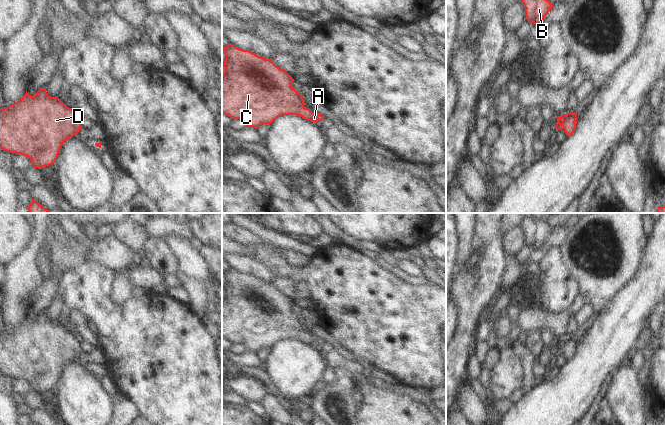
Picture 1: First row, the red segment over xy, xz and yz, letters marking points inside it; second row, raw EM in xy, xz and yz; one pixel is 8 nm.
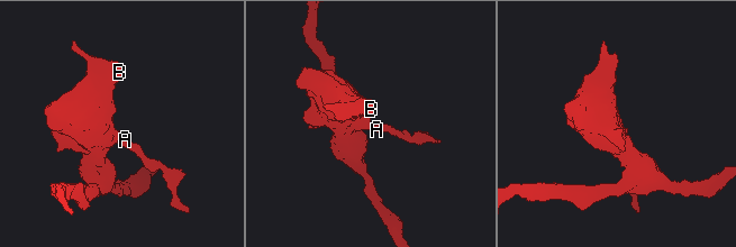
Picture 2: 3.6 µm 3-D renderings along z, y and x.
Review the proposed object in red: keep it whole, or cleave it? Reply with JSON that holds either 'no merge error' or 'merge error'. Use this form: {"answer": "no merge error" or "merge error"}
{"answer": "no merge error"}

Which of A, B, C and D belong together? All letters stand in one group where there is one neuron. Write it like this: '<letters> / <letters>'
A B C D

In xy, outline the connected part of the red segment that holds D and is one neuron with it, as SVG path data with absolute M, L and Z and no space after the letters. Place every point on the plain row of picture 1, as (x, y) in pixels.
M46 311L39 313L34 320L27 317L17 326L7 332L0 332L0 373L21 378L28 381L33 392L43 391L56 387L62 368L80 356L80 338L74 333L67 331L59 322L48 319Z

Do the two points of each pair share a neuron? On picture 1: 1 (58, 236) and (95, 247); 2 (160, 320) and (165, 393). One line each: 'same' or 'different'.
1: same
2: same

